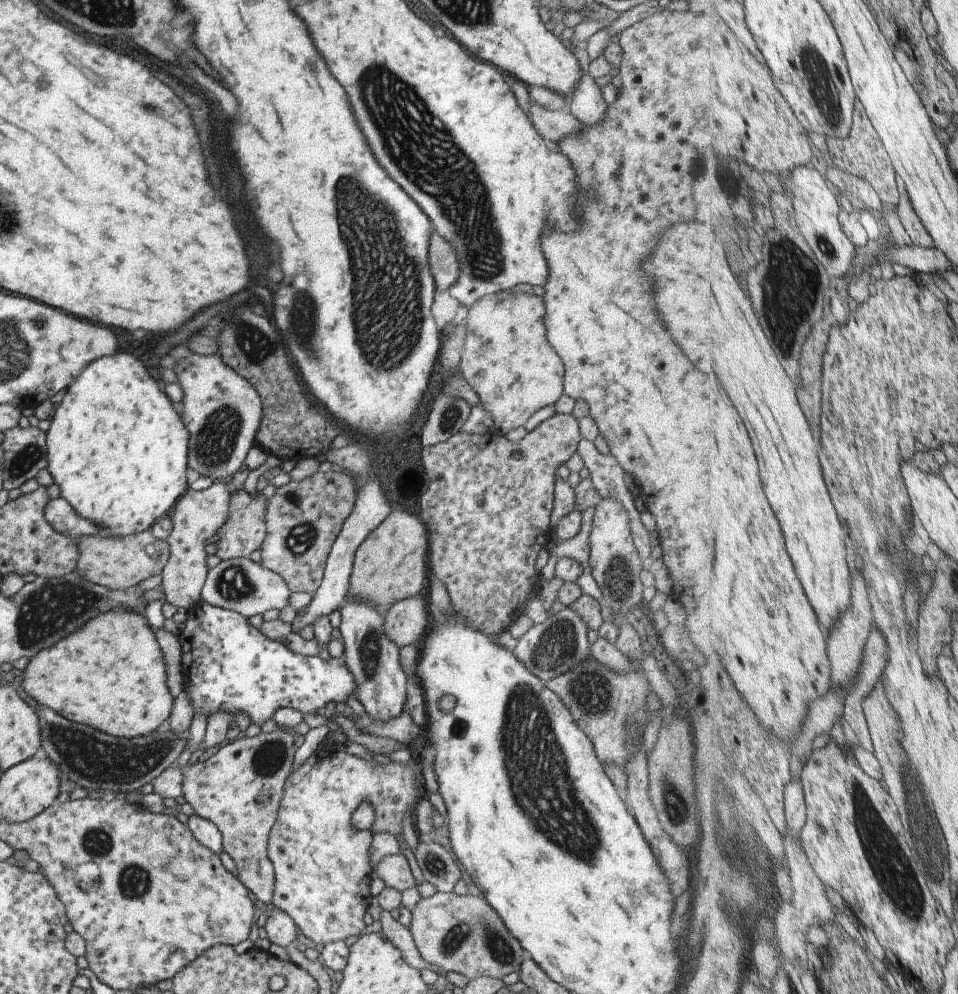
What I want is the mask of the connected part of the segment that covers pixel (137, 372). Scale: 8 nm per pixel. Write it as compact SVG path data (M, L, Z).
M118 352L114 356L104 356L98 358L94 362L90 362L80 376L68 386L62 402L58 404L52 422L47 430L46 438L46 470L52 474L54 484L57 484L60 490L60 498L64 498L78 516L94 522L100 528L102 534L108 536L132 536L132 534L140 534L151 530L152 526L168 515L176 506L178 499L189 489L188 485L188 444L190 444L190 433L186 430L180 414L174 410L170 398L166 398L166 394L162 392L160 384L156 378L152 378L148 374L148 368L132 354L128 352Z

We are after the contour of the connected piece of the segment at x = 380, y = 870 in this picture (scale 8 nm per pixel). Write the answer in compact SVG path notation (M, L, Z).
M401 853L386 856L384 860L380 860L380 864L374 870L383 881L384 886L394 888L398 892L417 886L412 868L410 868L408 860Z

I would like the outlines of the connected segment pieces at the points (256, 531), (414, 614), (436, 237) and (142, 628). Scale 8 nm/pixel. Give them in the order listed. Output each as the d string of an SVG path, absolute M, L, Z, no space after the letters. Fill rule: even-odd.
M236 489L230 498L230 518L228 522L216 532L219 539L214 544L217 546L215 553L222 561L233 558L248 558L254 550L262 549L266 534L265 518L268 510L268 502L263 492L257 492L251 496L246 490Z
M418 597L396 602L384 614L384 632L398 646L412 646L422 640L430 620L424 612L424 602Z
M436 230L430 232L428 262L430 262L430 272L432 272L432 278L436 282L438 292L449 290L450 286L456 284L456 280L460 276L460 264L458 264L456 250Z
M118 606L104 614L95 614L82 630L58 642L50 650L42 650L36 658L30 658L23 671L22 693L32 696L38 704L54 710L56 714L102 730L116 738L136 738L160 728L169 718L174 699L166 682L166 662L156 641L154 630L142 613L130 612L126 606Z

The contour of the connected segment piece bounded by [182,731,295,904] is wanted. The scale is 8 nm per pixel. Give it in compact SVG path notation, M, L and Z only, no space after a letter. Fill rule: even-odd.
M286 731L258 733L258 736L248 736L225 742L215 751L202 757L197 763L182 769L182 796L192 806L194 812L202 818L213 822L222 835L223 850L236 863L236 876L244 884L250 894L265 904L273 902L274 867L268 858L268 838L276 822L280 802L284 794L284 786L294 760L294 735Z

